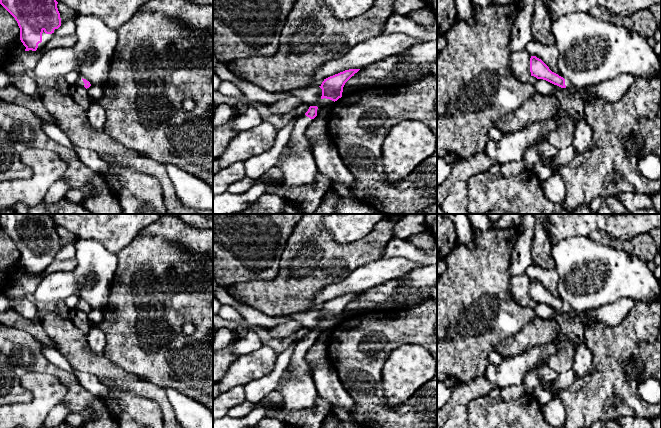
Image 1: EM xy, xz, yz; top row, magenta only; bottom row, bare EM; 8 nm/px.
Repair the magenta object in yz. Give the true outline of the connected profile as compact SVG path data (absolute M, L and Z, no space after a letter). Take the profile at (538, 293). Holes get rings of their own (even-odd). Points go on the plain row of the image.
M531 280L530 282L530 296L531 300L536 301L537 303L546 304L561 312L569 313L572 311L569 305L566 305L563 301L552 296L549 291L536 280Z

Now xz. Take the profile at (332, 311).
M360 293L345 294L324 303L322 308L319 310L322 313L321 323L326 322L335 326L341 322L345 307L359 294Z

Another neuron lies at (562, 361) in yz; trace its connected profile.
M562 331L558 333L556 339L558 340L558 350L549 359L548 365L557 374L561 374L573 368L575 344Z

